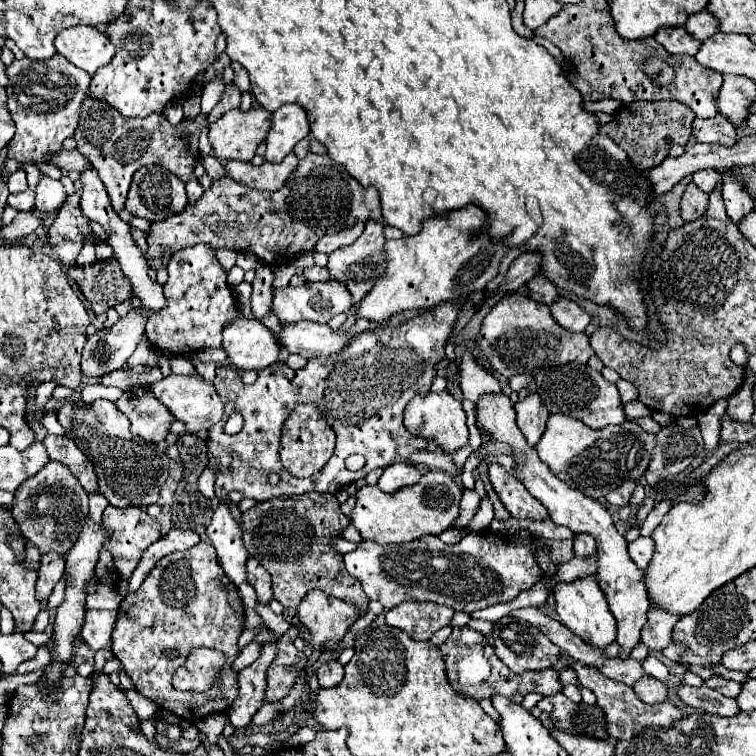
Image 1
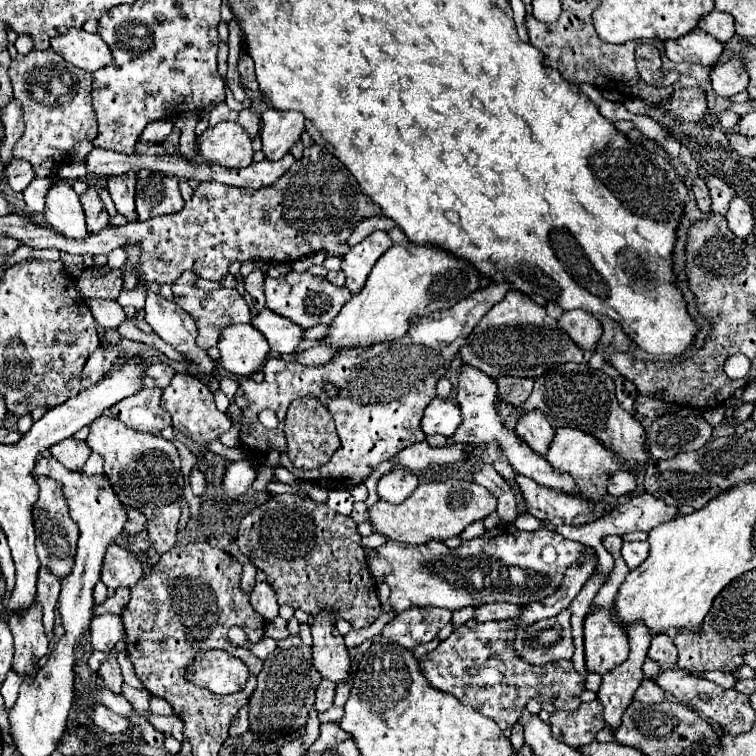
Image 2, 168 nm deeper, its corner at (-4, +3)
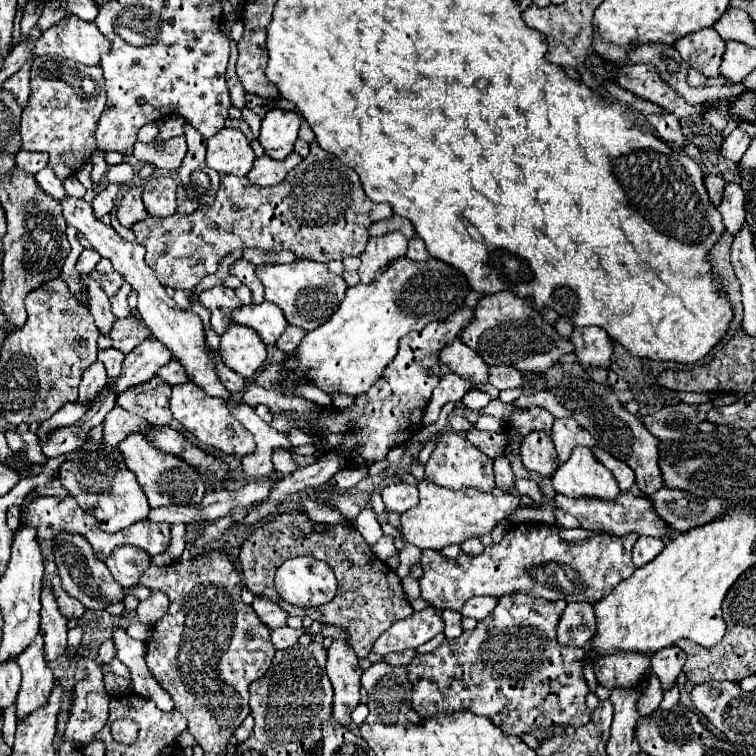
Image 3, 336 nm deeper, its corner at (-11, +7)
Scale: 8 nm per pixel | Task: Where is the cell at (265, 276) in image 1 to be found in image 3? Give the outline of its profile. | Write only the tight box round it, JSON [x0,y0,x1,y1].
[231,258,263,304]

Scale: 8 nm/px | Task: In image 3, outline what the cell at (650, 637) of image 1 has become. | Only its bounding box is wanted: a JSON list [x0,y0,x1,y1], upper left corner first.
[651,646,685,690]

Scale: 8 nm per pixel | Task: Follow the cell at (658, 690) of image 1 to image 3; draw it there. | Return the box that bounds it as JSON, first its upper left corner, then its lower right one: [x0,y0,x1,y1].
[637,674,663,716]

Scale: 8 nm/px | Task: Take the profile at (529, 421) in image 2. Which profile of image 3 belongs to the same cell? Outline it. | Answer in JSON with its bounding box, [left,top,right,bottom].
[521,432,557,476]

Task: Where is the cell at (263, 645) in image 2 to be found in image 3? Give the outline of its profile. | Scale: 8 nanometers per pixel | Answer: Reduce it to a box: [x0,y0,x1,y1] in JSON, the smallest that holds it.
[271,626,305,650]

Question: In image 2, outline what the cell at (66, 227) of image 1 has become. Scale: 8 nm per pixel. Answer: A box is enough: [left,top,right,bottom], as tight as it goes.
[80,186,108,234]

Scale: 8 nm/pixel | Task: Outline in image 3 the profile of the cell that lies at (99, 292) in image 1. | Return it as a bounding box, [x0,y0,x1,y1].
[91,270,125,296]

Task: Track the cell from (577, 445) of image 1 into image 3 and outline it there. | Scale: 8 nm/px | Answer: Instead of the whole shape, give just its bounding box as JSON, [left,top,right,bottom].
[551,446,621,500]

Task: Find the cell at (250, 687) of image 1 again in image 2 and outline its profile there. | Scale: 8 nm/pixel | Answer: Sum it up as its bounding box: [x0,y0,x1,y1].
[230,704,248,736]

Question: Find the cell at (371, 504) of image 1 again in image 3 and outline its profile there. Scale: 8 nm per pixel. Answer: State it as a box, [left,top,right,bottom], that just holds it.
[401,480,519,550]

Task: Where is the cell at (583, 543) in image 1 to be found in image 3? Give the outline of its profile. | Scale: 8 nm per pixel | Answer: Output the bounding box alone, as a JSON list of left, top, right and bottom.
[407,594,591,736]

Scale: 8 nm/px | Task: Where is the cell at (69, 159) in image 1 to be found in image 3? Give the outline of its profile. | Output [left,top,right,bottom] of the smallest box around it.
[247,154,303,186]

